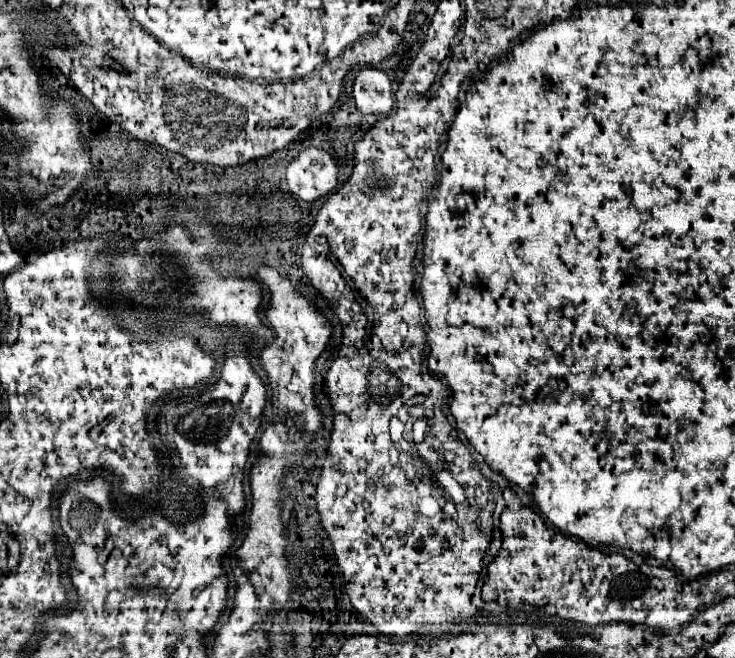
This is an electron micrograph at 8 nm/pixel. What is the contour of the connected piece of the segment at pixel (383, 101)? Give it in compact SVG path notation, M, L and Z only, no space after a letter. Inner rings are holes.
M362 69L354 79L352 89L356 107L360 113L372 115L386 115L392 111L392 87L390 79L384 71L378 69Z

